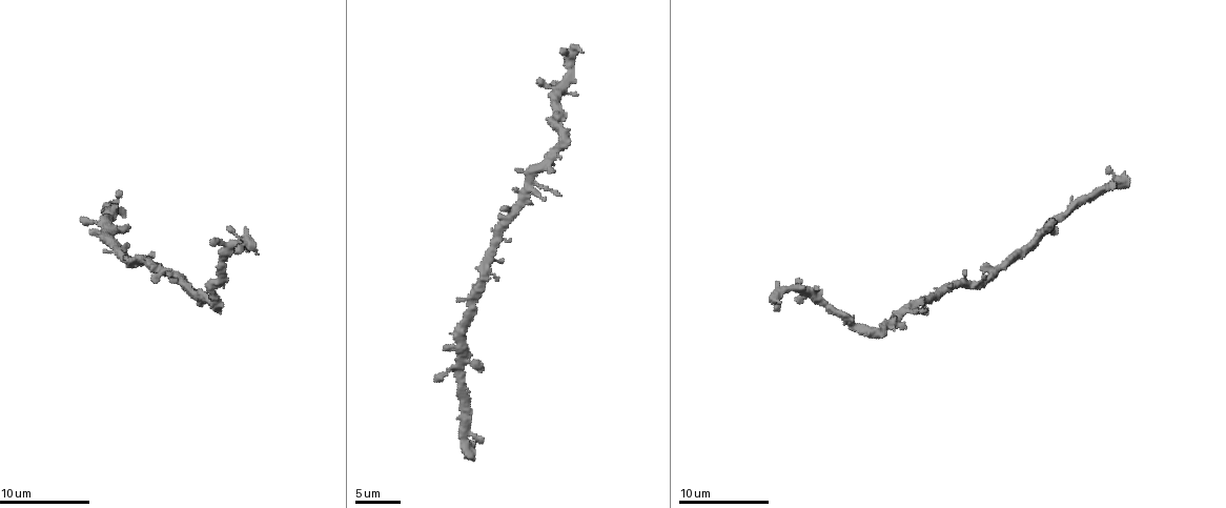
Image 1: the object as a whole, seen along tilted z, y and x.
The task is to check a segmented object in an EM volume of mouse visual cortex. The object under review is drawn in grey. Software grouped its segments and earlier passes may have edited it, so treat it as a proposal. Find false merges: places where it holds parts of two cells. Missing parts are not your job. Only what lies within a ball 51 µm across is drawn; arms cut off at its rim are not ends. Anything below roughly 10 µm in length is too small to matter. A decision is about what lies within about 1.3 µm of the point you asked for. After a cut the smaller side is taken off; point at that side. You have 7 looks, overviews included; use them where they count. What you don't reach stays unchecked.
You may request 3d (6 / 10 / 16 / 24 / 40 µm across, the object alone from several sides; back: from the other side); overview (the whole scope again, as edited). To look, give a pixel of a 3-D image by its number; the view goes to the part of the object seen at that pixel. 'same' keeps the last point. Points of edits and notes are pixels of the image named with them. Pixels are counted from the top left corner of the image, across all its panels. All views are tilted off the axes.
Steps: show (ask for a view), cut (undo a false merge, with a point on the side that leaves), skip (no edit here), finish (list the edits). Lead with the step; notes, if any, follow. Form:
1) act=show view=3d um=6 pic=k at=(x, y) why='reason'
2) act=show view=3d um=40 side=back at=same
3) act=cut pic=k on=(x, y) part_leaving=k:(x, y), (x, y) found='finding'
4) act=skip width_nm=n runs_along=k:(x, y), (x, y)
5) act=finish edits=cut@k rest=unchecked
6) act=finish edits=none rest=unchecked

act=show view=3d um=10 pic=1 at=(459, 369) why='calibre changes'

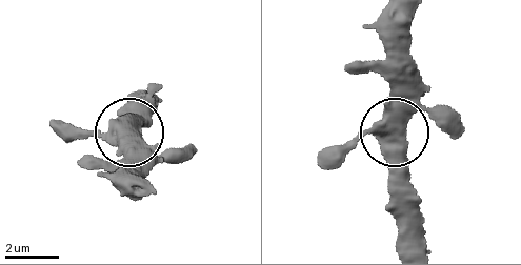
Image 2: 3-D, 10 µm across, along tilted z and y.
act=skip width_nm=500 found='all the same cell'

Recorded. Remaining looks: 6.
act=show view=3d um=10 pic=1 at=(502, 233) why='four-way junction'

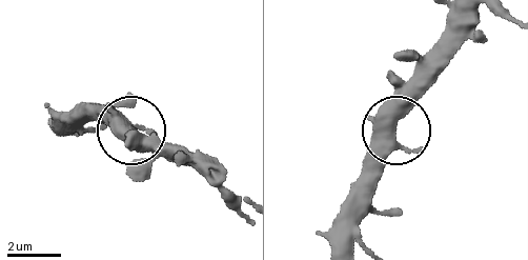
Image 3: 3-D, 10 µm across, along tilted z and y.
act=show view=3d um=6 pic=3 at=(393, 132)

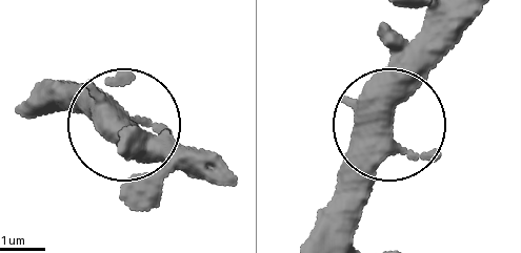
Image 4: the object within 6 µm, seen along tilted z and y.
act=skip side_arm_um=29 runs_along=4:(361, 114), (392, 134), (328, 212) found='one cell here'

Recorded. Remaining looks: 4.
act=show view=3d um=16 pic=1 at=(845, 321)

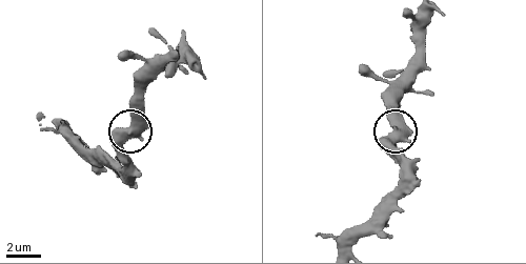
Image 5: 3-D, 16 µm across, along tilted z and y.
act=show view=3d um=16 side=back pic=5 at=(130, 131)

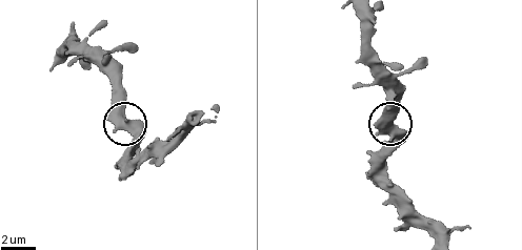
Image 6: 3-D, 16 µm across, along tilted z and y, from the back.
act=skip runs_along=6:(441, 238), (382, 167), (396, 104) found='one cell here'

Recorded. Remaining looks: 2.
act=show view=3d um=10 pic=1 at=(465, 330) why='thick turns thin'

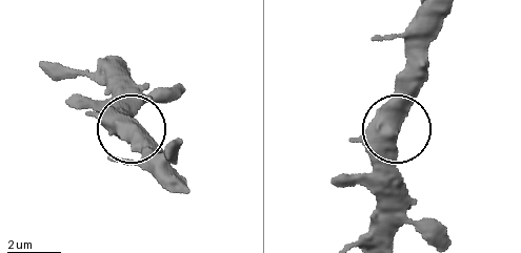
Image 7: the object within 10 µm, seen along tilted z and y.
act=show view=3d um=10 side=back pic=7 at=(395, 128) why='from behind'

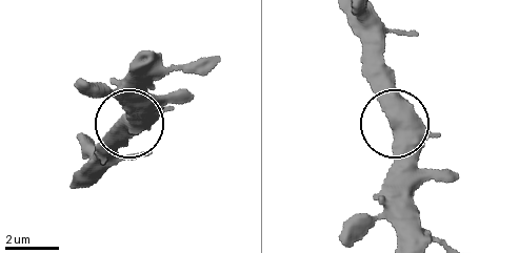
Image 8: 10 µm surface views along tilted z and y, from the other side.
act=skip runs_along=8:(343, 13), (365, 56), (376, 99), (397, 133), (405, 191) found='all the same cell'

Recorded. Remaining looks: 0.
act=finish edits=none rest=unchecked

